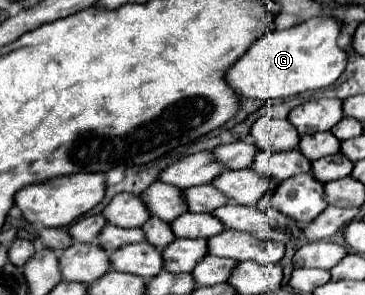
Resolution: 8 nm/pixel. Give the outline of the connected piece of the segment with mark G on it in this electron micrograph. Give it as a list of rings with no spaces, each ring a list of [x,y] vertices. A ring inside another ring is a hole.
[[[312,17],[284,31],[270,31],[228,69],[228,85],[244,99],[286,99],[304,91],[324,89],[346,71],[348,53],[336,45],[342,23],[334,17]]]

